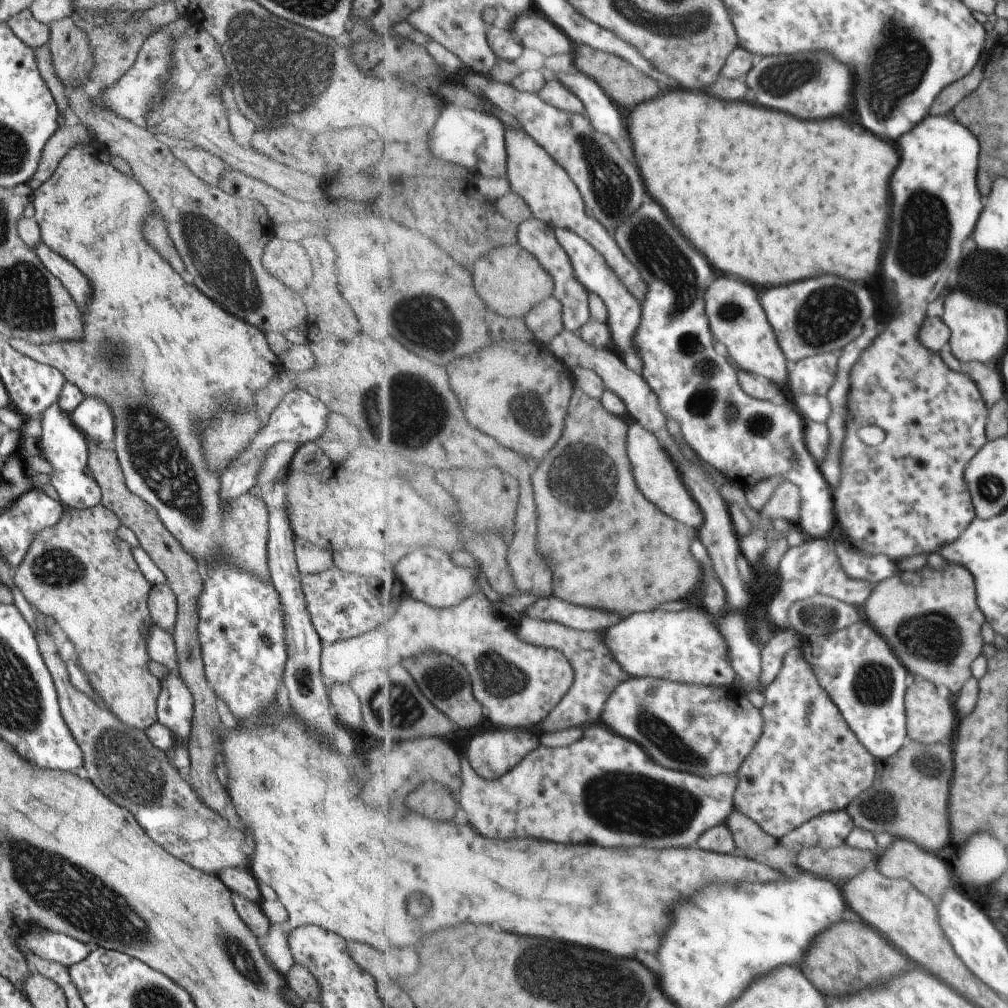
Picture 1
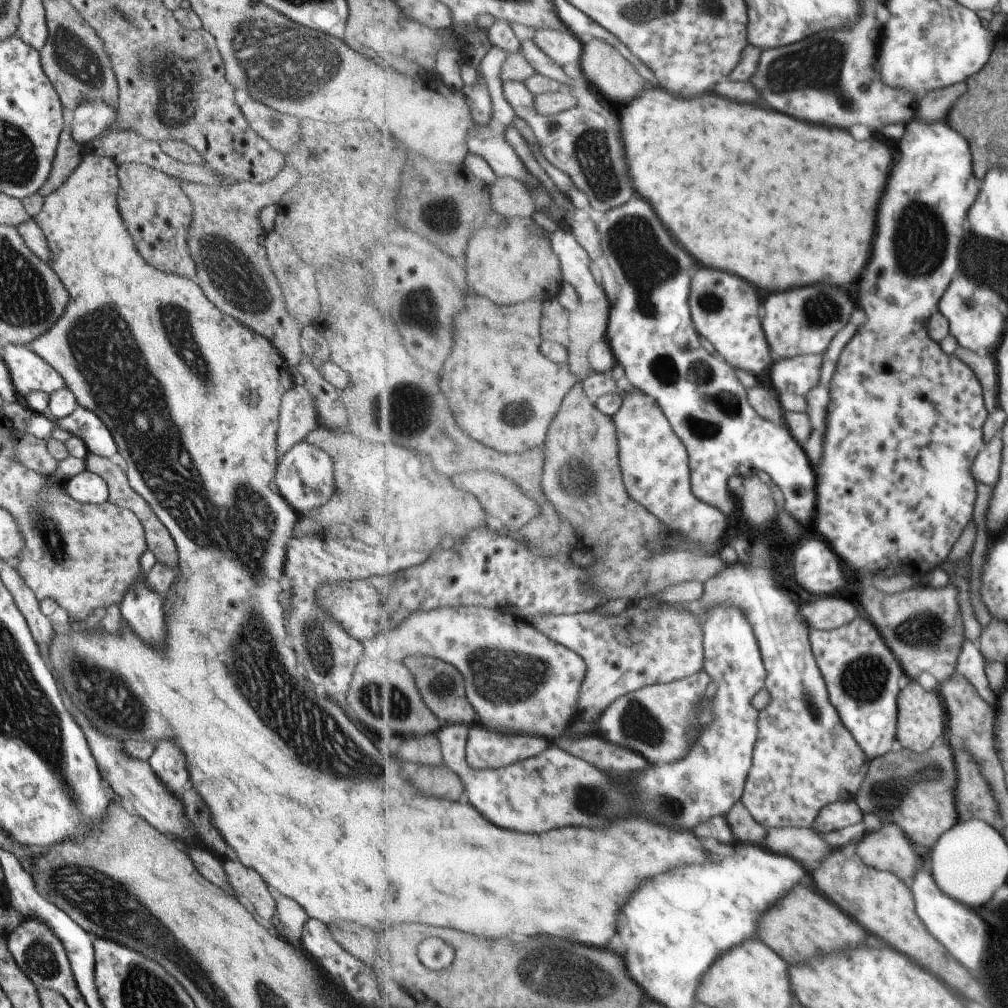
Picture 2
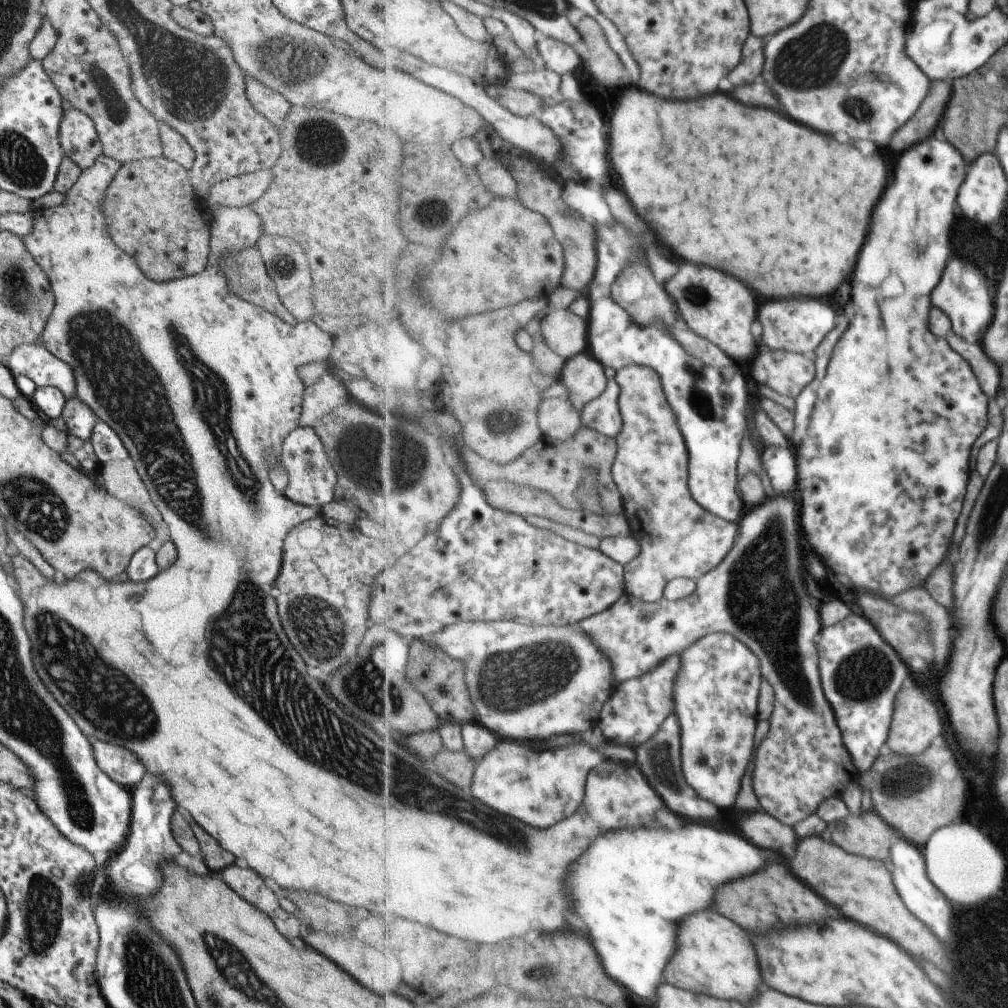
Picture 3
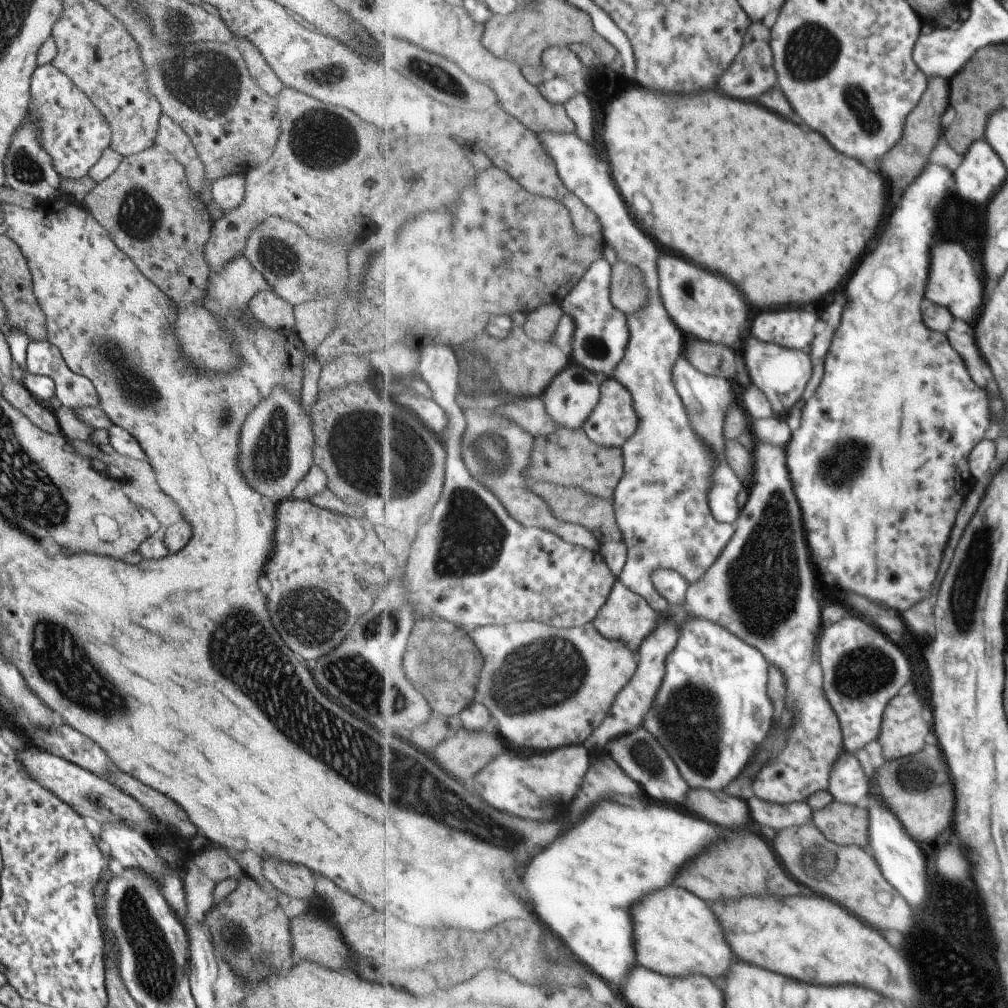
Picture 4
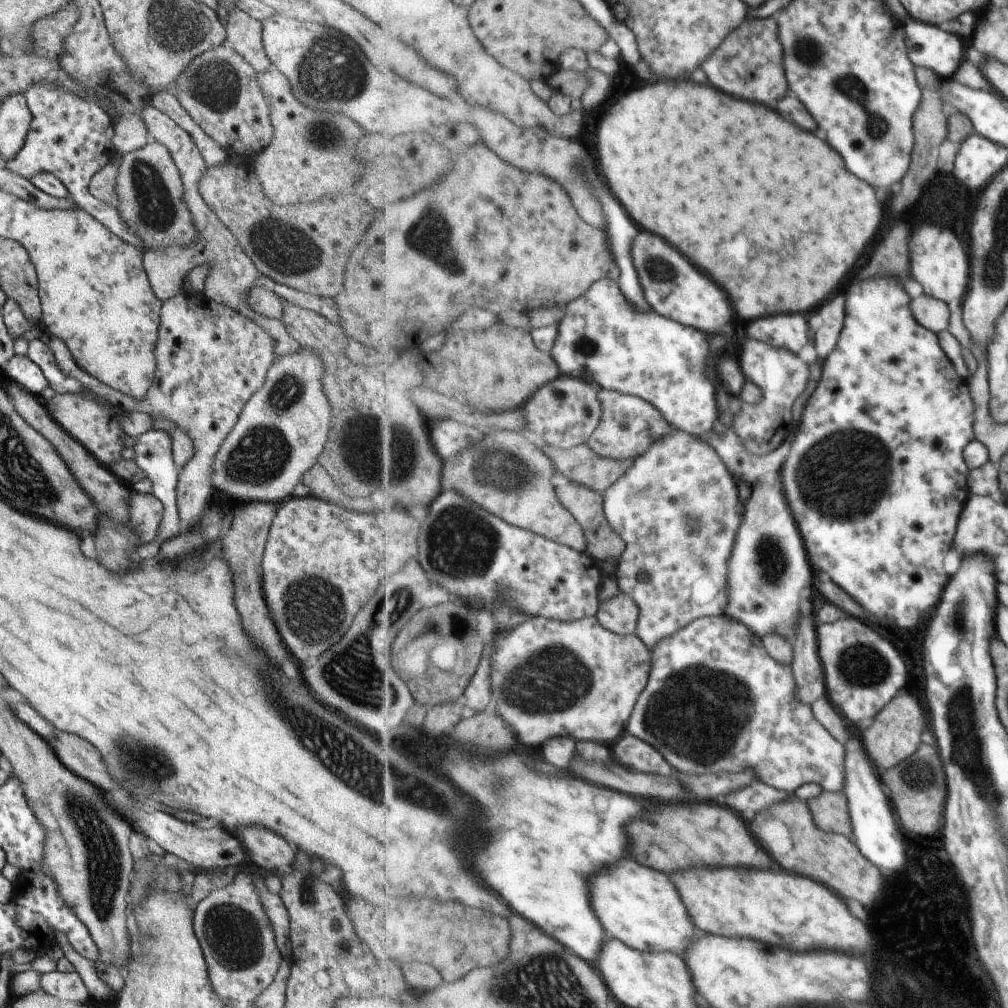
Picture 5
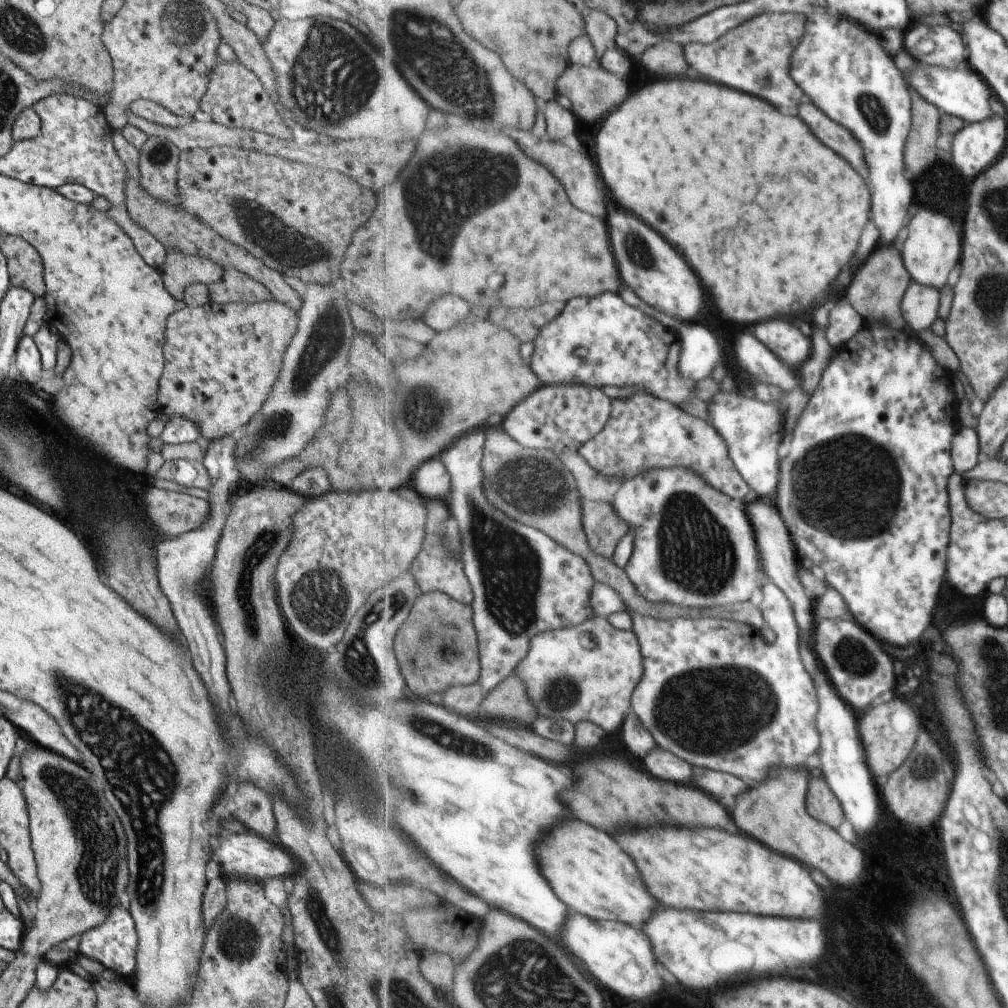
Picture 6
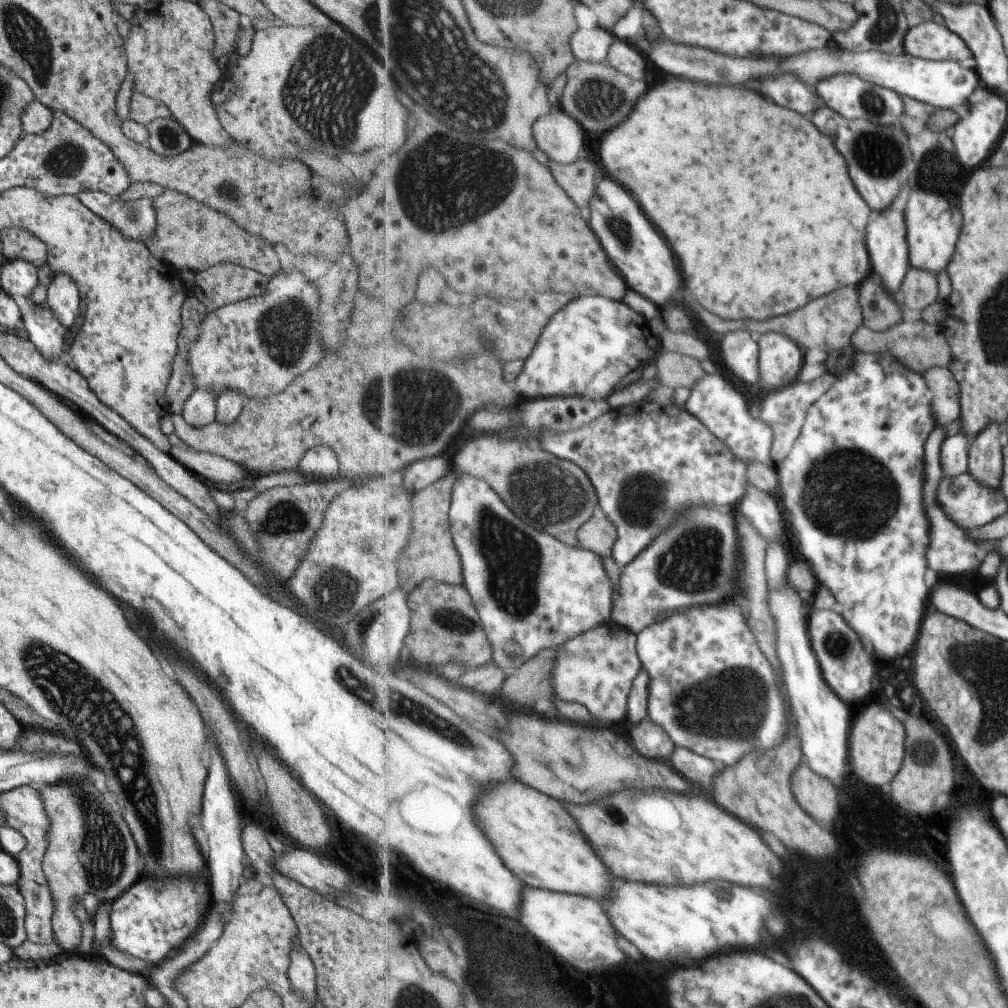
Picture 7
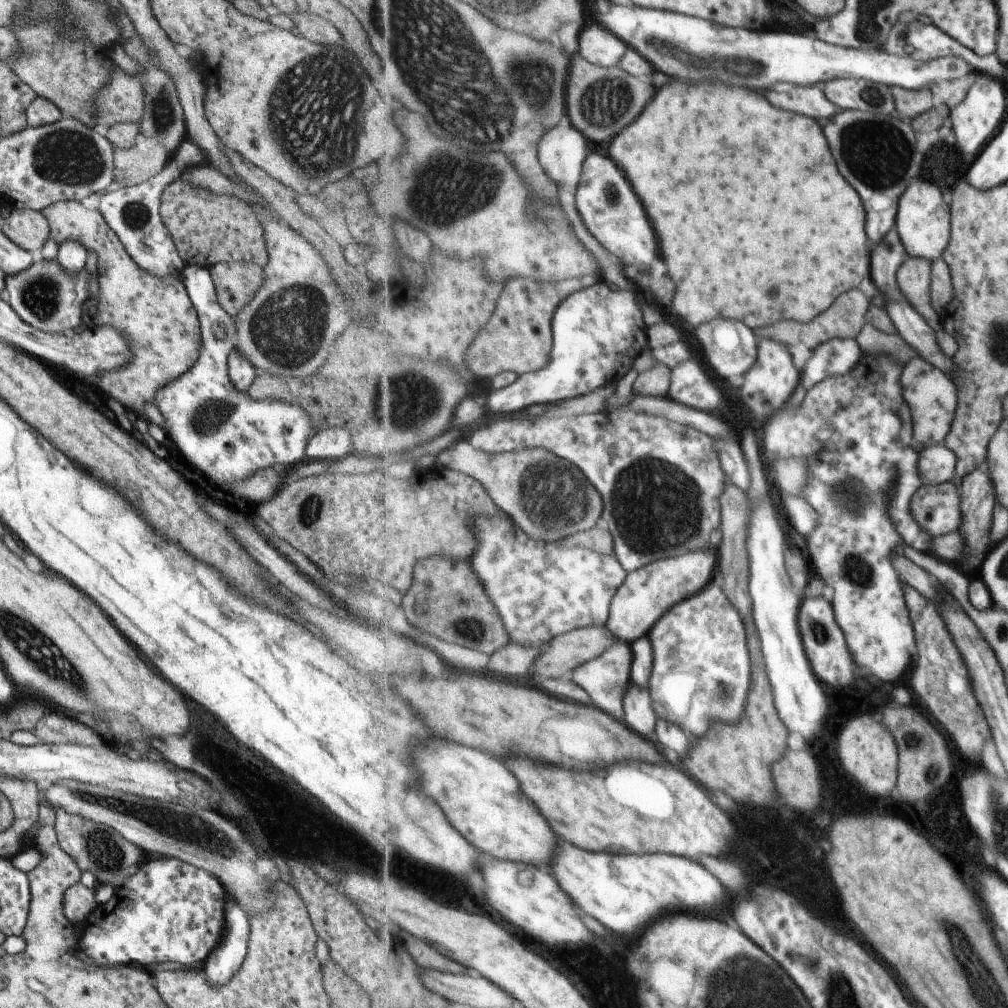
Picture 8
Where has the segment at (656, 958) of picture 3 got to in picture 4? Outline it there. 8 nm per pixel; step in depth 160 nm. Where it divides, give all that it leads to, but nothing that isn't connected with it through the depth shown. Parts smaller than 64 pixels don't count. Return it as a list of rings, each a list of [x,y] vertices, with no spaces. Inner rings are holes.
[[[601,800],[595,802],[565,836],[545,846],[533,858],[533,862],[525,866],[525,872],[521,874],[521,884],[529,892],[529,896],[535,898],[531,900],[533,910],[539,920],[547,924],[553,938],[563,941],[569,952],[575,954],[579,962],[590,968],[595,975],[607,980],[609,984],[623,986],[623,980],[627,980],[631,966],[639,965],[634,945],[634,924],[630,914],[635,902],[654,891],[657,886],[661,888],[673,884],[681,868],[717,840],[719,830],[715,830],[715,826],[679,810],[661,804],[629,808],[625,804]]]

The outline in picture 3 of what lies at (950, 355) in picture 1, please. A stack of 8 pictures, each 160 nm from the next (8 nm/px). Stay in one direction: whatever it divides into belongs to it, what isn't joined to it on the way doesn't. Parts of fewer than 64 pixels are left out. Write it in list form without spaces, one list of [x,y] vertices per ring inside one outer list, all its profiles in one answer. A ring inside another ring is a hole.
[[[953,331],[947,339],[949,345],[958,354],[961,354],[972,370],[976,372],[977,379],[980,380],[981,389],[987,395],[987,398],[998,398],[1001,388],[1001,372],[999,372],[999,364],[987,356],[984,347],[980,341],[973,344],[967,342],[965,338],[957,336]]]

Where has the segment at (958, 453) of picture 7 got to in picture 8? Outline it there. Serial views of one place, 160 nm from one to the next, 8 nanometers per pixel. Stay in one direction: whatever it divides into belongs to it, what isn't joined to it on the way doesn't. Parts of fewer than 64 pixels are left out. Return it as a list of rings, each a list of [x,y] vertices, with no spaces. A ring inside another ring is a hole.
[[[944,444],[924,448],[918,460],[923,485],[949,483],[955,478],[957,456]]]

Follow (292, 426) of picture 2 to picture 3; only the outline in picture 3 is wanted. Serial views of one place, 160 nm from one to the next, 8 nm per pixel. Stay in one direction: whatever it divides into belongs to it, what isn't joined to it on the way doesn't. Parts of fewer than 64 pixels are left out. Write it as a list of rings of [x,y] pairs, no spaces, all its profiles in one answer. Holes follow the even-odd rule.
[[[330,371],[325,372],[313,384],[304,388],[297,427],[312,427],[317,420],[329,414],[333,408],[344,404],[348,399],[343,384]]]

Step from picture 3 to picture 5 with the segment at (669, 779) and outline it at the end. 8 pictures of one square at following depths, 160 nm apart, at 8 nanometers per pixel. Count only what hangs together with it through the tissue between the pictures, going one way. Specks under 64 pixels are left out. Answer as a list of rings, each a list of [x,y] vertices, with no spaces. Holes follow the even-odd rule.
[[[631,734],[622,736],[615,752],[617,752],[619,762],[633,766],[635,770],[651,772],[651,774],[663,774],[663,776],[677,773],[657,748],[637,736]]]

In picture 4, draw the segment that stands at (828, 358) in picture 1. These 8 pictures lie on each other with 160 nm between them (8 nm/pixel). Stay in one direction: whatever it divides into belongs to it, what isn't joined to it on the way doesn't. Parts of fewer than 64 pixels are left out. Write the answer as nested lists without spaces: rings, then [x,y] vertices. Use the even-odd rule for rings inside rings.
[[[748,337],[744,344],[743,358],[751,382],[768,396],[772,402],[775,416],[785,420],[784,415],[789,412],[791,406],[804,398],[809,381],[812,380],[814,373],[812,355],[807,350],[790,349],[780,344]]]

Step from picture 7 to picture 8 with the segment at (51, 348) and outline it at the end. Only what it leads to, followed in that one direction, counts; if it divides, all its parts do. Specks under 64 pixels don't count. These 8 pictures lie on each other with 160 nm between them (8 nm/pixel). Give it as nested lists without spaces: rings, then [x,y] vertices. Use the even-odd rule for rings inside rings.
[[[56,259],[39,260],[23,271],[13,275],[4,276],[3,297],[6,304],[13,310],[13,313],[27,325],[45,333],[67,333],[72,328],[76,328],[81,323],[81,309],[83,303],[88,299],[89,270],[83,267],[77,273],[70,275],[62,270]]]

